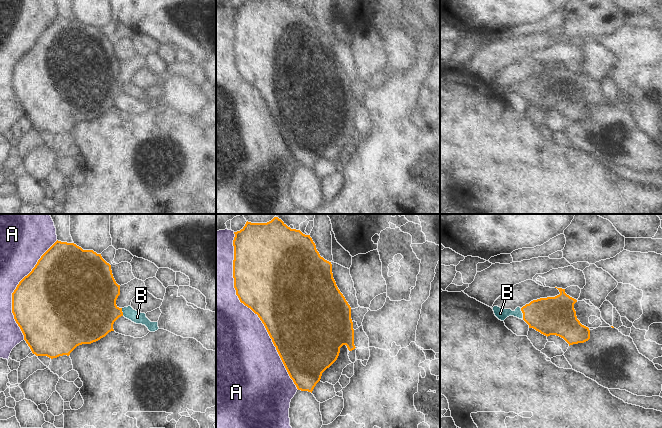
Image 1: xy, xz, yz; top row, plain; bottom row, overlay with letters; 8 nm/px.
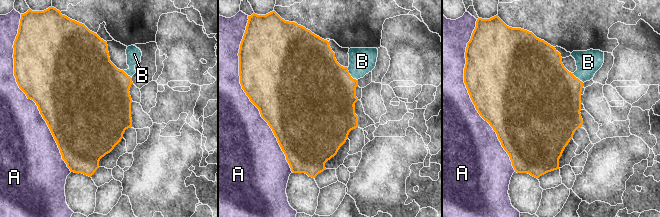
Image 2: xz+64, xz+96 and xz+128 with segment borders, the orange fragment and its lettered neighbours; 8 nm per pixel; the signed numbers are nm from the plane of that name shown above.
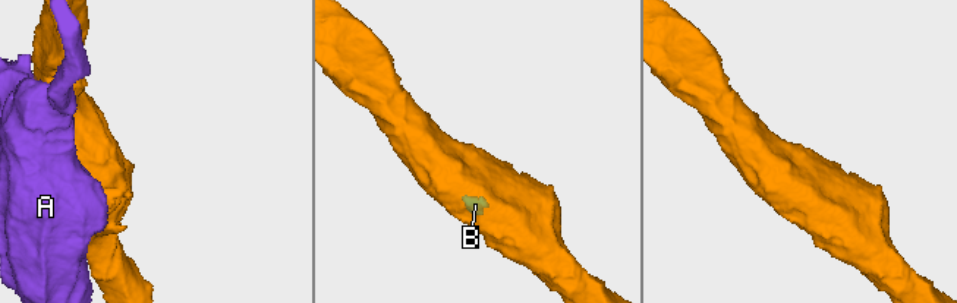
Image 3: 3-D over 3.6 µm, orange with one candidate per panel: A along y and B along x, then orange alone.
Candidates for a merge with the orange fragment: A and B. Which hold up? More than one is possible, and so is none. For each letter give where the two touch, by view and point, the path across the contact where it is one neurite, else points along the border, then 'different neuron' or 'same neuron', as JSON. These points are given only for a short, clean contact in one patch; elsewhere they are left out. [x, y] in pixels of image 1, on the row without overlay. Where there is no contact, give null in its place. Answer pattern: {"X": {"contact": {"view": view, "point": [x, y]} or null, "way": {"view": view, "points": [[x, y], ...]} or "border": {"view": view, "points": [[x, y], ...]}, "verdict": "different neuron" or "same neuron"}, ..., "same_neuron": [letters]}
{"A": {"contact": {"view": "xz", "point": [251, 85]}, "verdict": "different neuron"}, "B": {"contact": {"view": "yz", "point": [523, 90]}, "way": {"view": "yz", "points": [[553, 91], [523, 90], [500, 89]]}, "verdict": "same neuron"}, "same_neuron": ["B"]}

